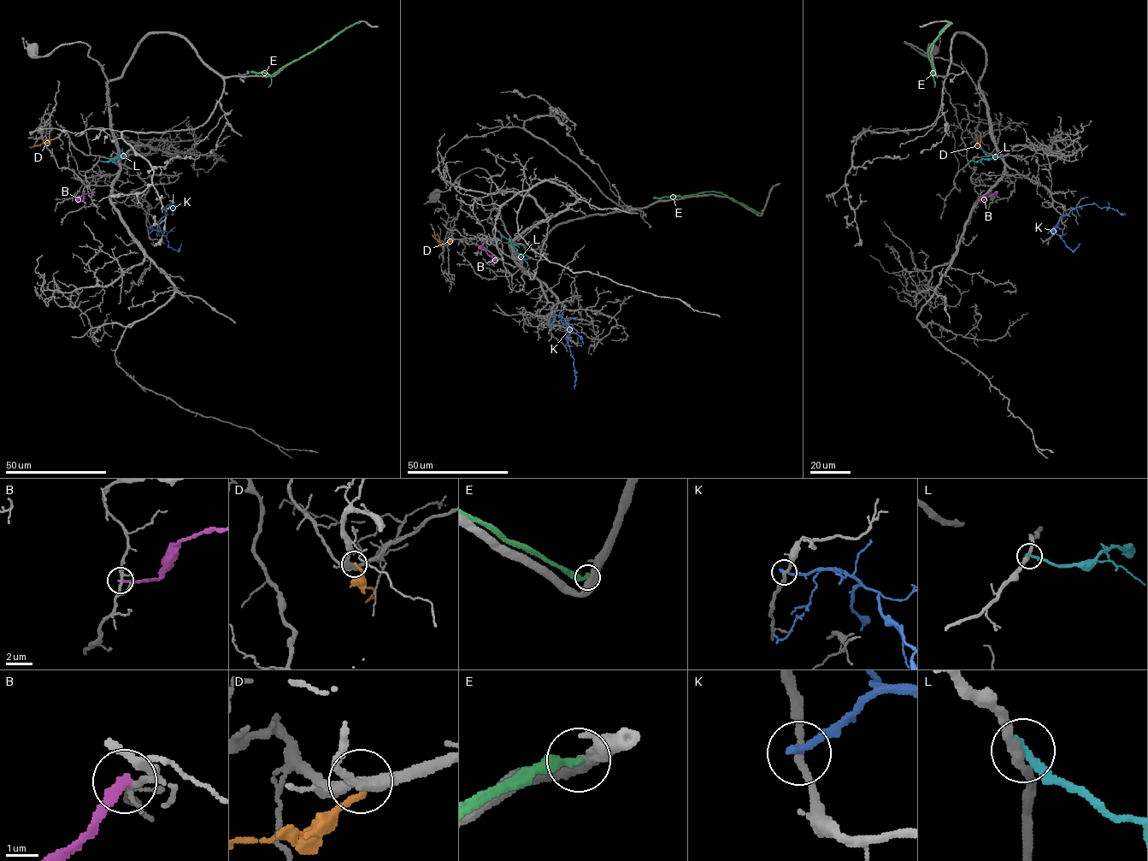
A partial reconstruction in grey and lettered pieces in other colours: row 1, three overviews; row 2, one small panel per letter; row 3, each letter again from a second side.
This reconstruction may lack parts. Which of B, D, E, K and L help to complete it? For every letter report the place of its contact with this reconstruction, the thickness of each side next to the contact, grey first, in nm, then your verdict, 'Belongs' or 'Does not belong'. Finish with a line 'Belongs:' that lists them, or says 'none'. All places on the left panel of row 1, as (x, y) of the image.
B: Touches grey at (83, 201). Thickness 240 nm (grey) against 280 nm. Does not belong
D: Touches grey at (50, 139). Thickness 320 nm (grey) against 220 nm. Does not belong
E: Touches grey at (359, 22). Thickness 480 nm (grey) against 360 nm. Does not belong
K: Touches grey at (148, 233). Thickness 240 nm (grey) against 240 nm. Does not belong
L: Touches grey at (98, 160). Thickness 280 nm (grey) against 240 nm. Does not belong
Belongs: none

